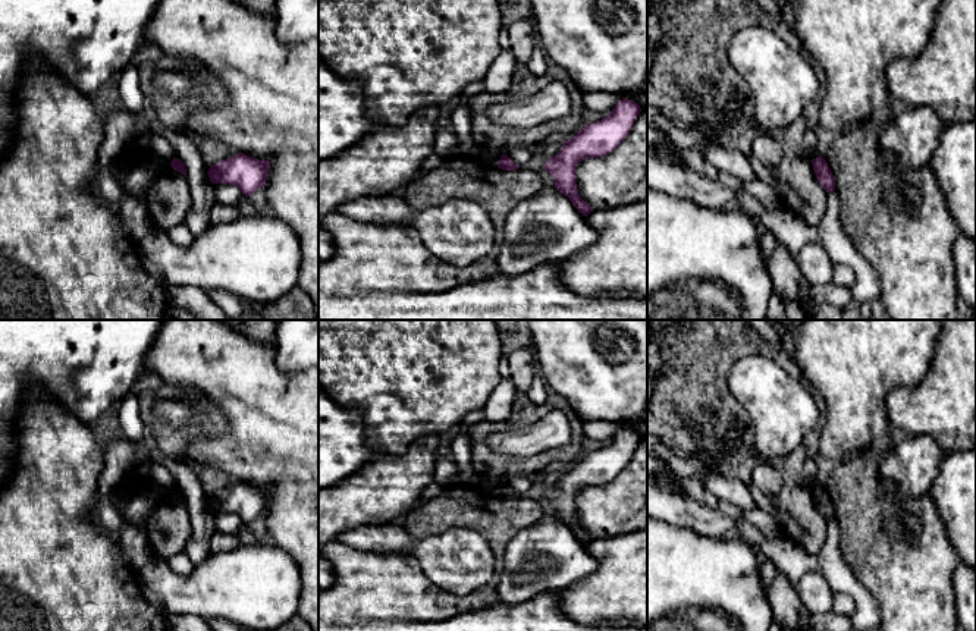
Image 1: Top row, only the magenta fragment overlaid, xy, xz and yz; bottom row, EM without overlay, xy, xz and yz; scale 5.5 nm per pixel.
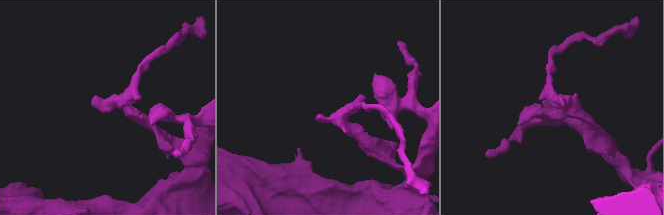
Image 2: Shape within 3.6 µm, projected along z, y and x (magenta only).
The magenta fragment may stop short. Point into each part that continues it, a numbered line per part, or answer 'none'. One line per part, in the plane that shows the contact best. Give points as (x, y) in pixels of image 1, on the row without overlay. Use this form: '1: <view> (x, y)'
none

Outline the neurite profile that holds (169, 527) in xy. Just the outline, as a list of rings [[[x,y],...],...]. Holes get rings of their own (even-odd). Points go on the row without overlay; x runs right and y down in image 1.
[[[156,495],[156,506],[147,522],[153,555],[169,559],[185,549],[192,534],[189,511],[169,495]]]

